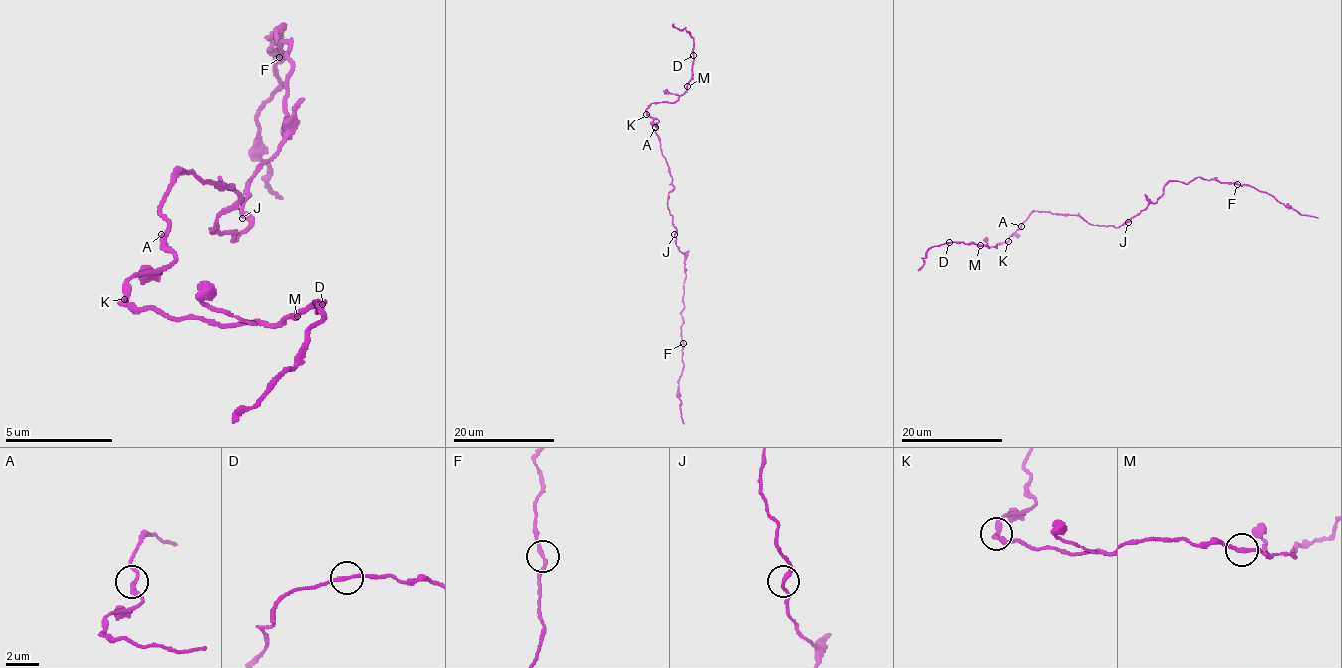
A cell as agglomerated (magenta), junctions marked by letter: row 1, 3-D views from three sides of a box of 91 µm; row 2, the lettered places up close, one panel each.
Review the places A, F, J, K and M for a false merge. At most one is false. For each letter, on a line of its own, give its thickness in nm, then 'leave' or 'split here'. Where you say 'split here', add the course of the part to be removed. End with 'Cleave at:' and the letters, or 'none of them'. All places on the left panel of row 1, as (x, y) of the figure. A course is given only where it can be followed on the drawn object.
A: 240 nm thick; leave
F: 240 nm thick; leave
J: 240 nm thick; leave
K: 240 nm thick; leave
M: 240 nm thick; leave
Cleave at: none of them

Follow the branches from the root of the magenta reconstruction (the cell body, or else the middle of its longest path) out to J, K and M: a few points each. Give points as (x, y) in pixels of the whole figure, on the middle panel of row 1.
J: (668, 205), (676, 228), (674, 234)
K: (668, 205), (668, 193), (673, 187), (672, 176), (655, 132), (658, 120), (646, 114)
M: (668, 205), (672, 176), (655, 132), (658, 120), (650, 118), (646, 109), (653, 103), (676, 102), (687, 86)

